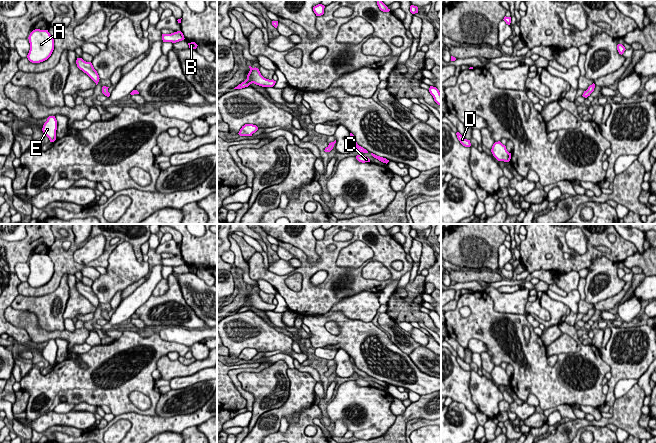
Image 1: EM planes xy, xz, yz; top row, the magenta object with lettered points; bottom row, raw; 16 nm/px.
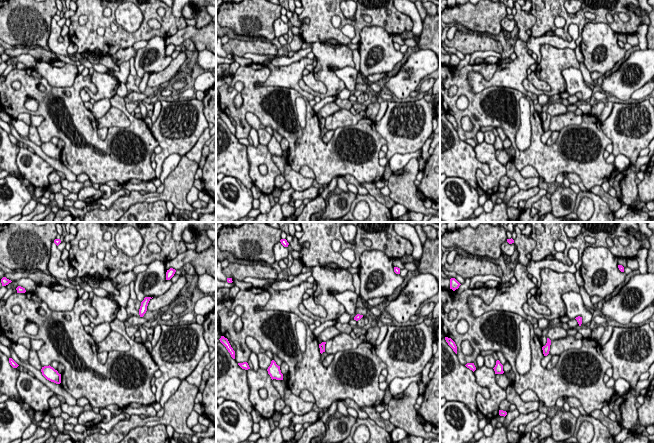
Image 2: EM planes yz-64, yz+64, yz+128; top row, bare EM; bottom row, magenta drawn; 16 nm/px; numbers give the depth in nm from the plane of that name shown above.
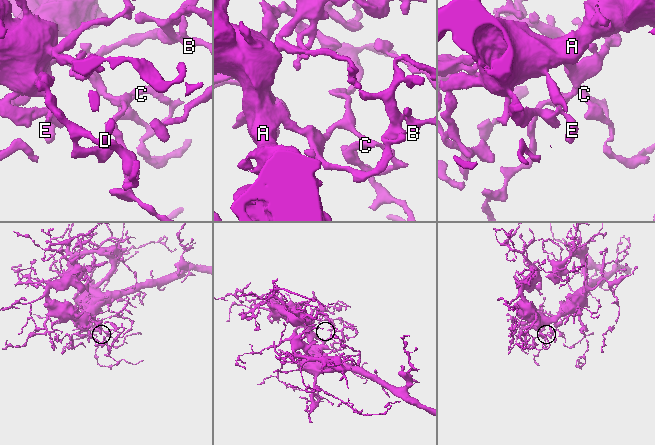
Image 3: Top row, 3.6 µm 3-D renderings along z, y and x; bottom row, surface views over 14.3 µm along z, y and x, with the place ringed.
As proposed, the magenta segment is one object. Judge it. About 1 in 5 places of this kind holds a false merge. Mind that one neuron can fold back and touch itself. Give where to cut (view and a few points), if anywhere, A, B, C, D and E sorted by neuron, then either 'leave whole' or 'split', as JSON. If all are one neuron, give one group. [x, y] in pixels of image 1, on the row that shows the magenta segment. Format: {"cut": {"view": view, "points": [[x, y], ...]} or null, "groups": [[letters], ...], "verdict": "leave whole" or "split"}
{"cut": null, "groups": [["A", "B", "C", "D", "E"]], "verdict": "leave whole"}

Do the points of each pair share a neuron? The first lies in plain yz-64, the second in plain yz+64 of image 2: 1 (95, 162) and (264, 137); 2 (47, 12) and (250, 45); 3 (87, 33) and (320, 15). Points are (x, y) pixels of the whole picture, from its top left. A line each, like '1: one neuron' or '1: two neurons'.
1: two neurons
2: two neurons
3: one neuron

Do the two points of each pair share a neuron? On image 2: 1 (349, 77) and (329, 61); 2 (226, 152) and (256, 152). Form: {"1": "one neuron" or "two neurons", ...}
{"1": "two neurons", "2": "two neurons"}

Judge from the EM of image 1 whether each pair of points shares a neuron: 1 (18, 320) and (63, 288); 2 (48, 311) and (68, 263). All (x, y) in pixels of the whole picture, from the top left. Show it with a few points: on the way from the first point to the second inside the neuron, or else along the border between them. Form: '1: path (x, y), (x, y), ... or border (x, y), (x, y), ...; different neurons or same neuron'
1: border (10, 305), (32, 312), (37, 324), (45, 329); different neurons
2: border (67, 273), (63, 275), (60, 283), (48, 293); different neurons

